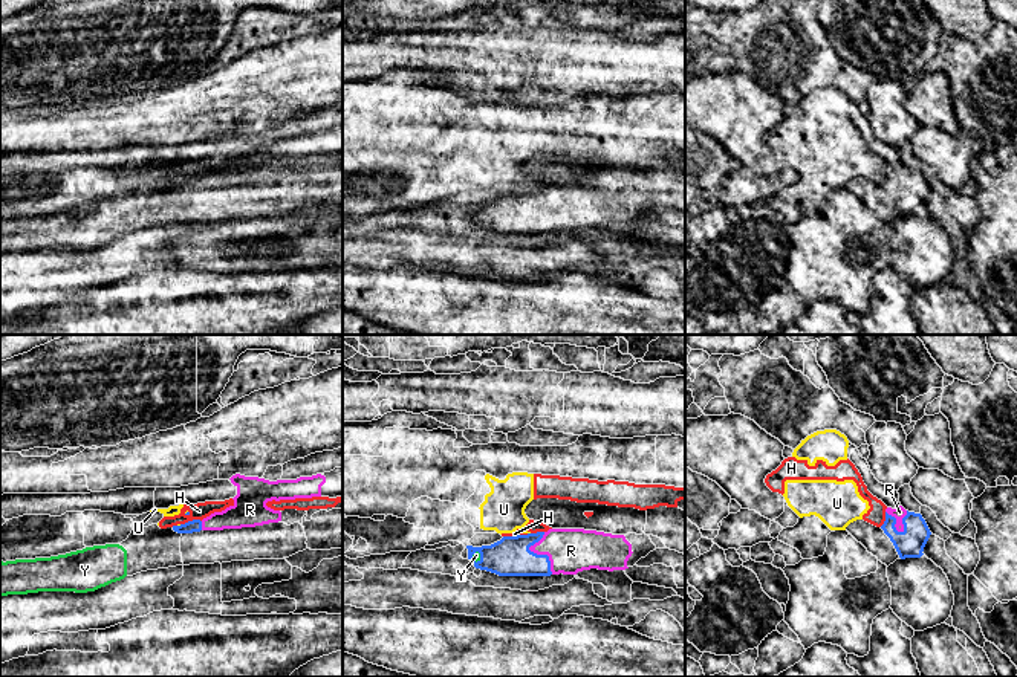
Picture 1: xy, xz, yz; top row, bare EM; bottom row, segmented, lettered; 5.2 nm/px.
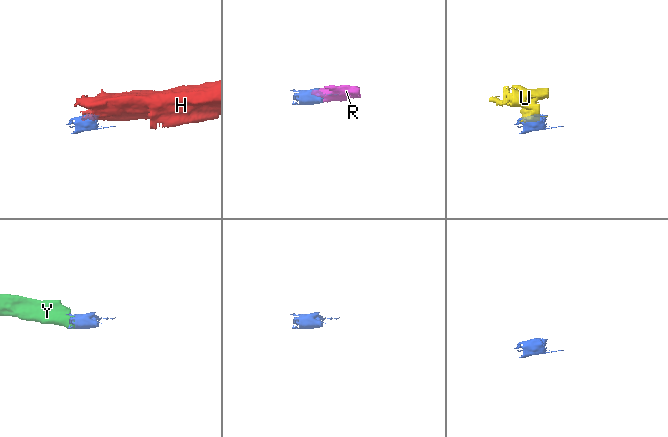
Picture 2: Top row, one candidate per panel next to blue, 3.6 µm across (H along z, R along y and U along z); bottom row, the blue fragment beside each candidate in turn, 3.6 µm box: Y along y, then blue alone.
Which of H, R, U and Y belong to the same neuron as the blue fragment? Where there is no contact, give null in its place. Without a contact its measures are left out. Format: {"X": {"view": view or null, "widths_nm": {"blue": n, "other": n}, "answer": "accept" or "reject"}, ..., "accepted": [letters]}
{"H": {"view": "xy", "widths_nm": {"blue": 60, "other": 90}, "answer": "reject"}, "R": {"view": "xz", "widths_nm": {"blue": 200, "other": 240}, "answer": "accept"}, "U": {"view": "xy", "widths_nm": {"blue": 60, "other": 20}, "answer": "reject"}, "Y": {"view": "xz", "widths_nm": {"blue": 200, "other": 40}, "answer": "accept"}, "accepted": ["R", "Y"]}

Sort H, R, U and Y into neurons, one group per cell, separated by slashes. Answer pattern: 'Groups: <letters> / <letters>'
Groups: H U / R Y

